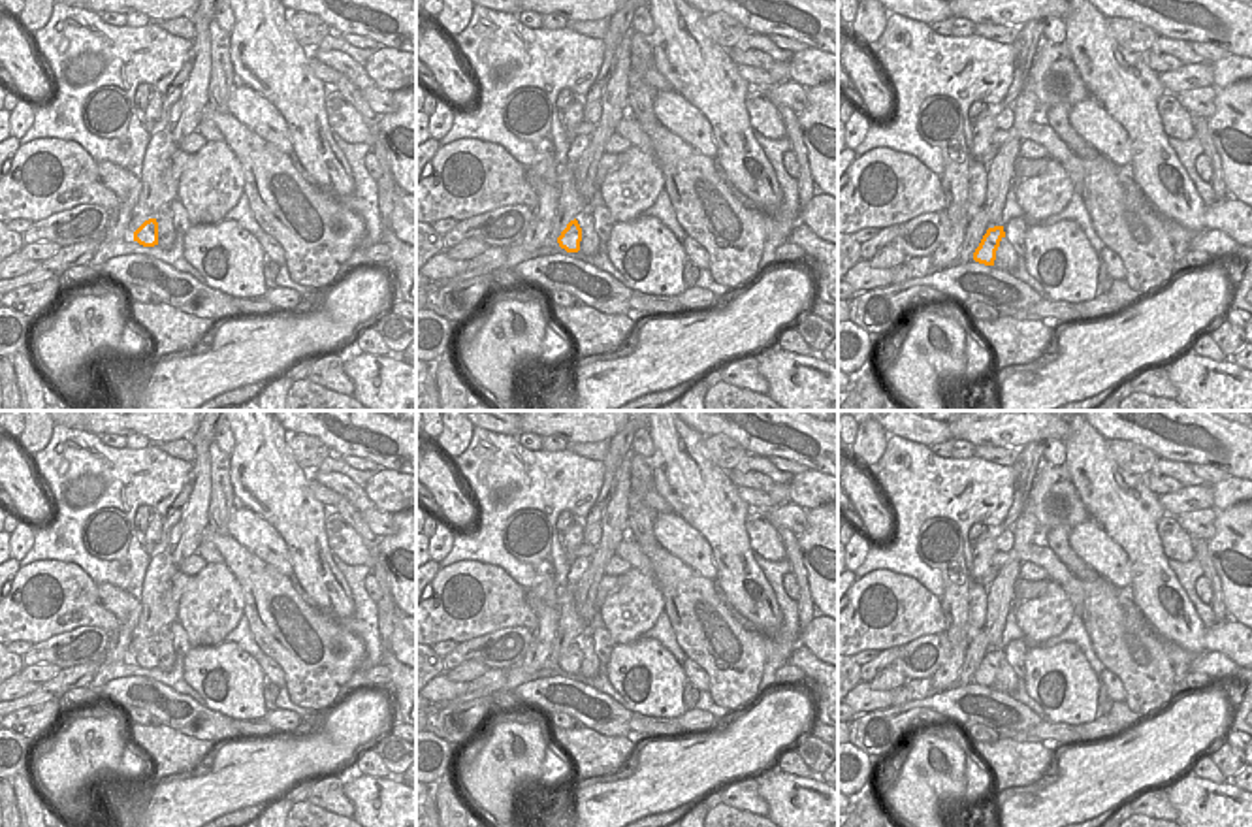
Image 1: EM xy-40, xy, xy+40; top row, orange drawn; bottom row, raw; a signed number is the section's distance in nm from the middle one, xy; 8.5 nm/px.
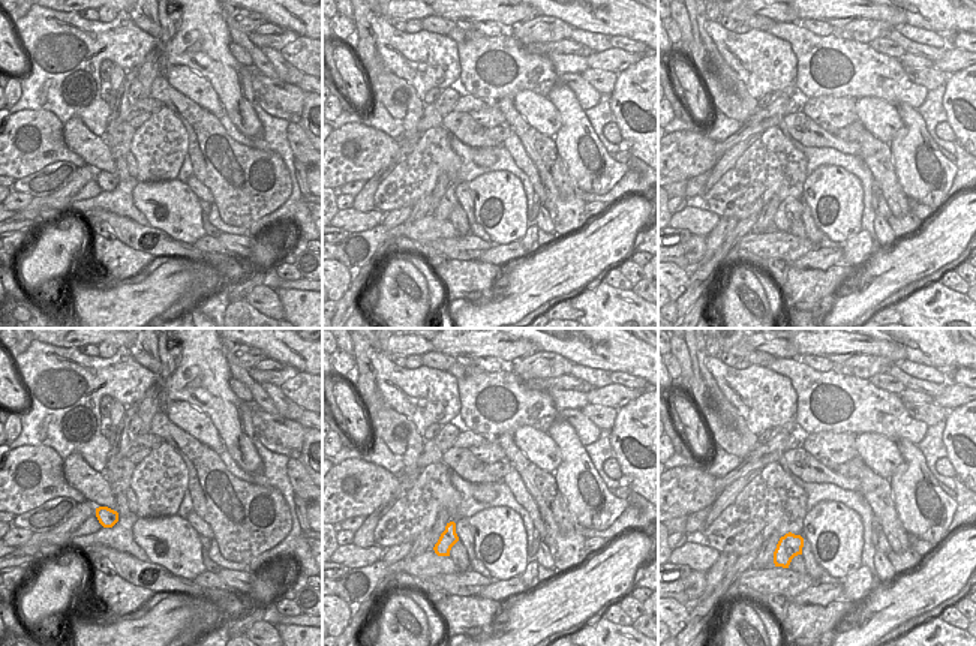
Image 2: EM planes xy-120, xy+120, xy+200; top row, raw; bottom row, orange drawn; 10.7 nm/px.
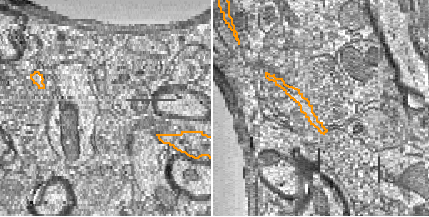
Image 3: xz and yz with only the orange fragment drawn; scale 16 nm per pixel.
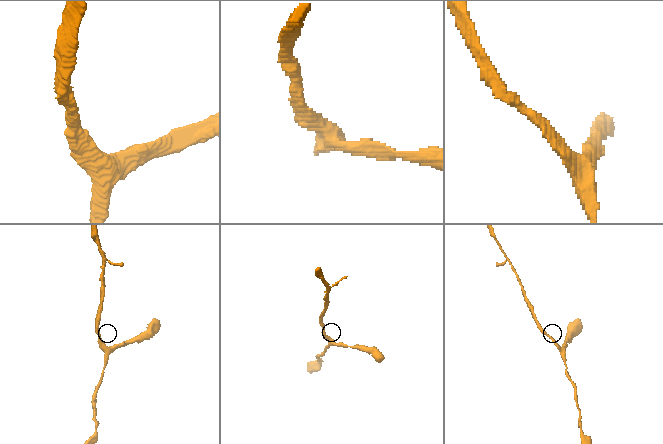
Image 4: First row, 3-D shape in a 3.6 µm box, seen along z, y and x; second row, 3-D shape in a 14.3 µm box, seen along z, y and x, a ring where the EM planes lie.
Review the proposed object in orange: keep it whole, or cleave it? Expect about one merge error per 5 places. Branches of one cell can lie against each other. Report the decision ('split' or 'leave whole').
leave whole

